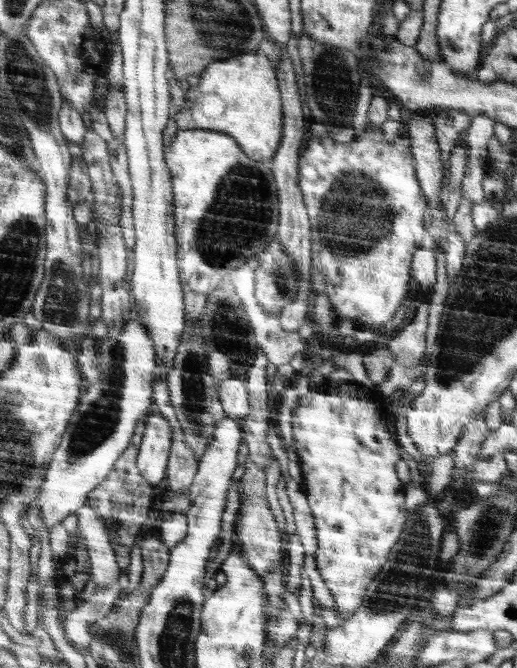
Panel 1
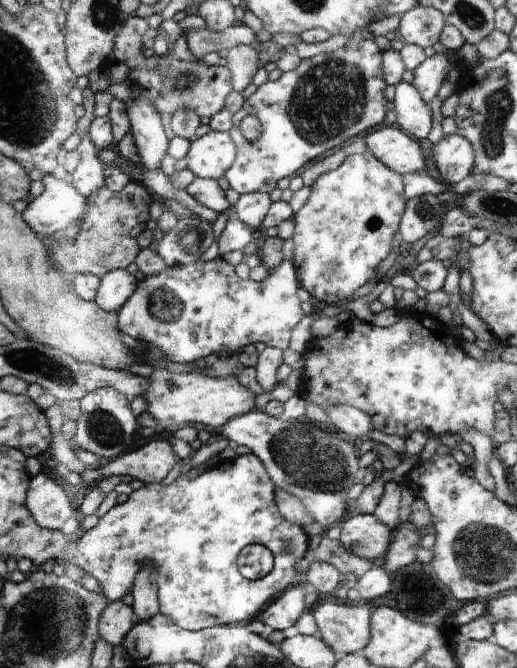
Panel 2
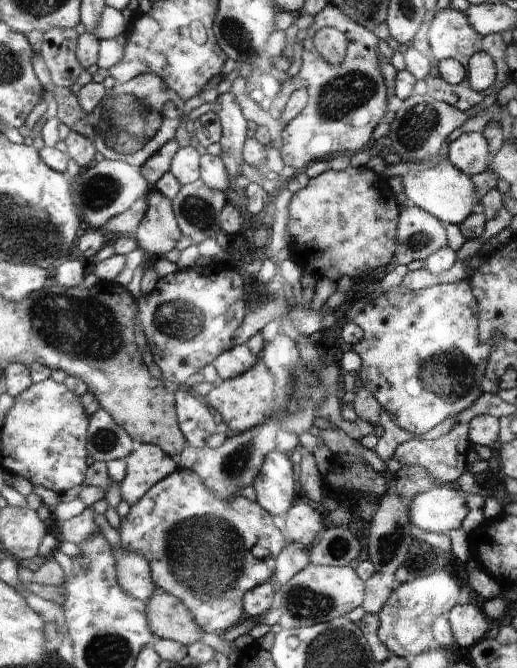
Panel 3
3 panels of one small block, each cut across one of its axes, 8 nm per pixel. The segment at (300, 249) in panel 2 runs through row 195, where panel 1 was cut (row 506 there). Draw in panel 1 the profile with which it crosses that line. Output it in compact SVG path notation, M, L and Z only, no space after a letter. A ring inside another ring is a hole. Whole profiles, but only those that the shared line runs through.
M346 382L340 384L340 386L330 386L328 390L324 392L312 391L310 394L306 394L298 407L292 412L292 436L294 438L296 446L296 455L300 459L301 471L302 471L302 490L308 501L310 511L314 517L314 526L316 527L316 540L318 541L318 550L316 550L315 561L318 567L318 572L324 579L326 587L332 592L334 602L337 607L337 612L344 620L350 618L352 614L356 613L356 610L360 609L362 604L362 596L366 592L366 586L371 584L370 580L380 572L380 568L383 568L384 562L387 561L388 556L391 554L391 549L394 548L399 542L399 538L403 534L403 530L406 528L406 510L404 510L404 486L400 484L400 480L396 478L395 465L400 458L398 458L398 442L396 442L396 428L394 428L394 422L397 417L393 413L392 408L388 405L387 401L382 399L382 396L377 392L366 392L368 388L360 386L354 382Z

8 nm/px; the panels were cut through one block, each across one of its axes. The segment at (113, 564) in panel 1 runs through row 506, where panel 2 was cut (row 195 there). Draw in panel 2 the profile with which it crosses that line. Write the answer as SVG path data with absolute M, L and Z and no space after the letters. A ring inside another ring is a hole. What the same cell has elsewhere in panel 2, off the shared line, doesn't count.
M89 132L82 137L78 150L83 160L73 173L71 181L80 194L89 200L94 191L105 186L104 164L99 159L99 150L94 146Z

